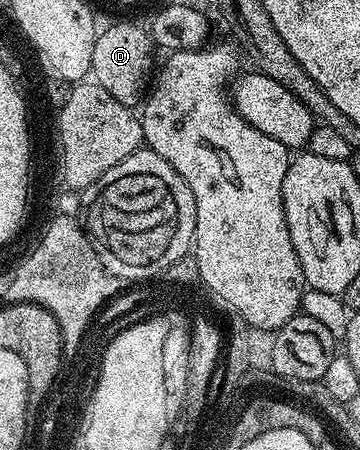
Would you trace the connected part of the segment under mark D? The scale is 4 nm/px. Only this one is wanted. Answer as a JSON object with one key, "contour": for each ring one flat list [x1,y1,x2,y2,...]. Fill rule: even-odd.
{"contour":[[116,20,109,31,96,36,94,51,91,56,91,75,102,88,110,92,110,96,114,96,120,103,131,106,137,105,140,100,139,96,137,98,137,95,145,91,149,78,153,73,154,52,156,53,156,48,152,41,151,33,145,27,143,29,132,22]]}

